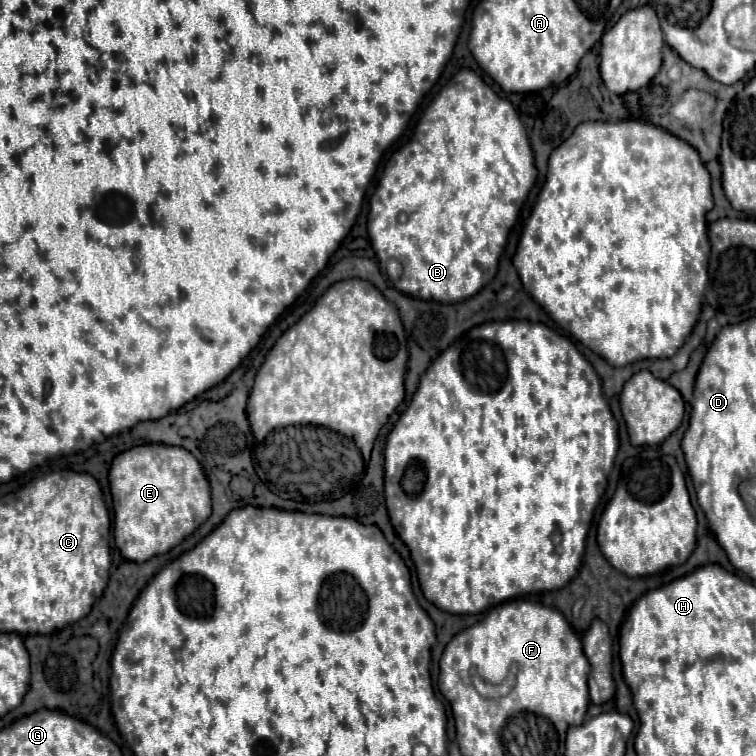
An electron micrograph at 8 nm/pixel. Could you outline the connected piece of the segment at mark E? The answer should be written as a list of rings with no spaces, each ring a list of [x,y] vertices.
[[[164,443],[138,445],[122,451],[110,465],[110,493],[114,497],[114,541],[120,553],[130,561],[146,561],[152,555],[160,555],[178,545],[186,535],[198,529],[210,517],[210,487],[196,457],[184,447],[172,447]]]

